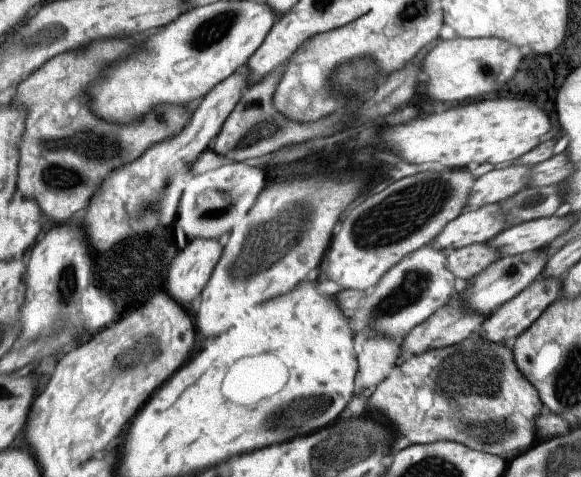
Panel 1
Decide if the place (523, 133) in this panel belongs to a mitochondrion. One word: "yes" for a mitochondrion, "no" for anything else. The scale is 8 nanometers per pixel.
no

